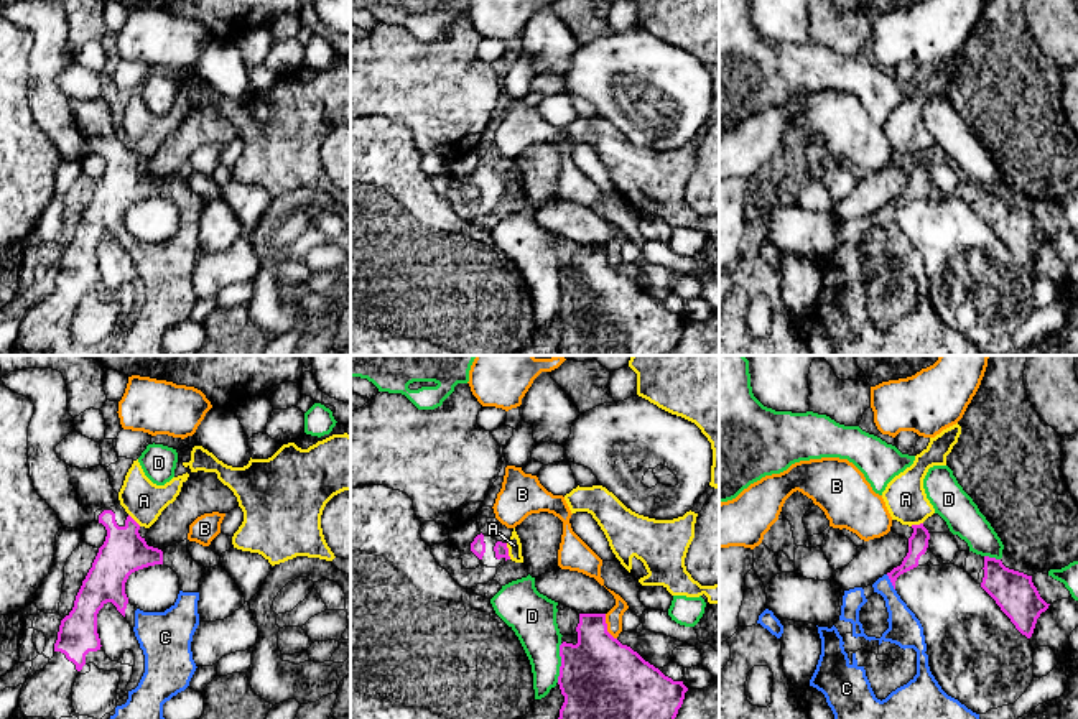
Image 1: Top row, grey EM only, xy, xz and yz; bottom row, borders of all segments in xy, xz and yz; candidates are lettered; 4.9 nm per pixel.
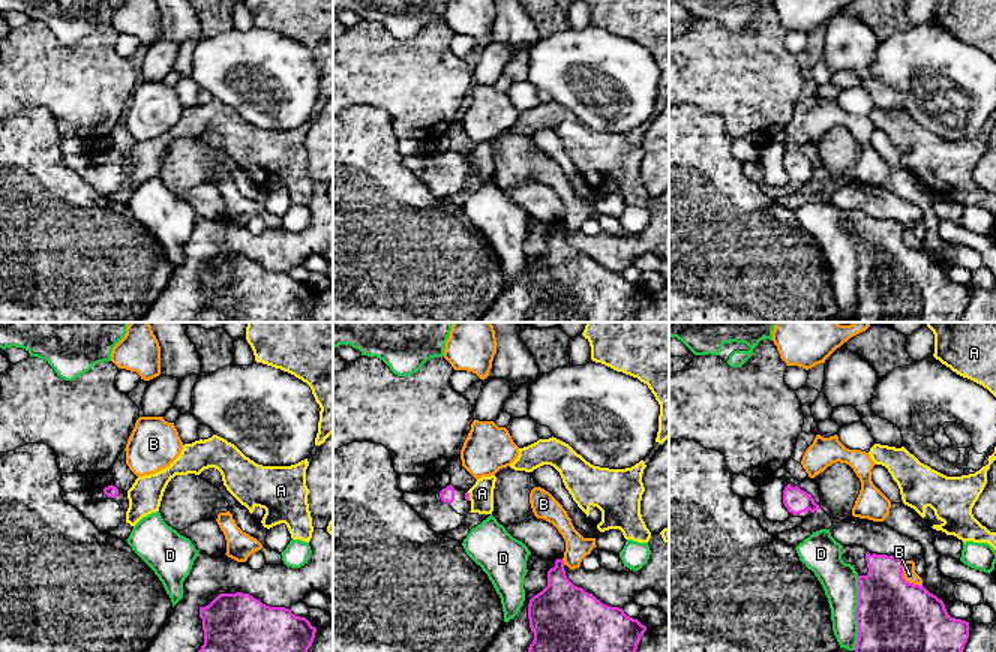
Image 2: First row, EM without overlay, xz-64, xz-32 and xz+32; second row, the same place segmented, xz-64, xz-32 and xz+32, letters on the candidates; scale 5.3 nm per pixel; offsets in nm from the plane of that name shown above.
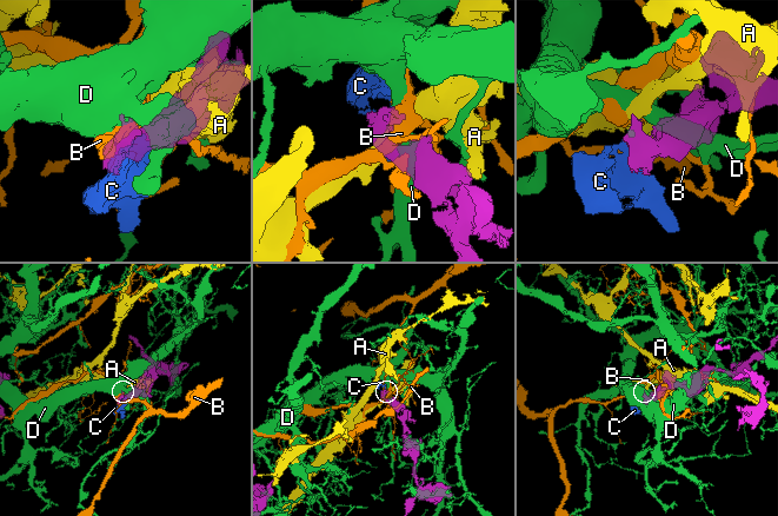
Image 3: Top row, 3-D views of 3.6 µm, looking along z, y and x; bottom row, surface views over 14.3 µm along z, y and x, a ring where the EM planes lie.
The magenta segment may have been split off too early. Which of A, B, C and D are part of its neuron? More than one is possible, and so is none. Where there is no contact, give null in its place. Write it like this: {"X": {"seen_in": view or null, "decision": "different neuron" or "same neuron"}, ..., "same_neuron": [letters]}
{"A": {"seen_in": "xz", "decision": "different neuron"}, "B": {"seen_in": "xz", "decision": "different neuron"}, "C": {"seen_in": "yz", "decision": "same neuron"}, "D": {"seen_in": "xz", "decision": "different neuron"}, "same_neuron": ["C"]}

